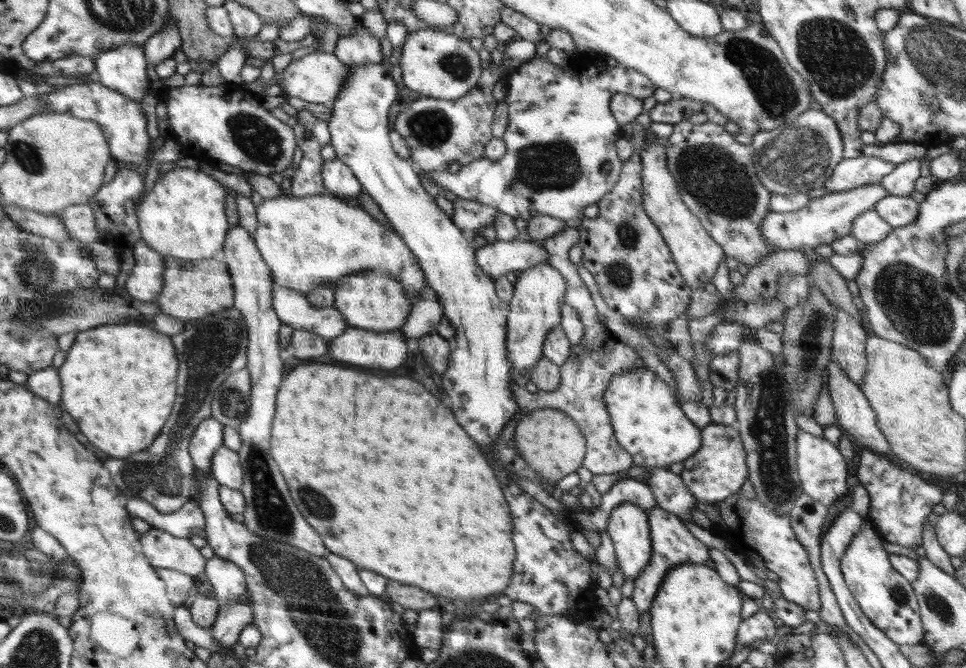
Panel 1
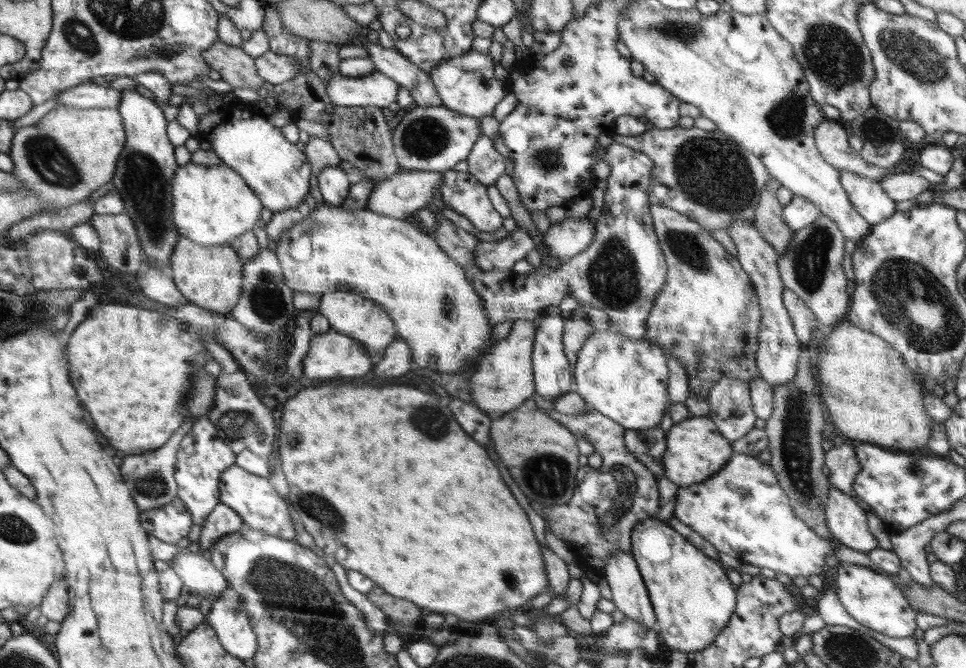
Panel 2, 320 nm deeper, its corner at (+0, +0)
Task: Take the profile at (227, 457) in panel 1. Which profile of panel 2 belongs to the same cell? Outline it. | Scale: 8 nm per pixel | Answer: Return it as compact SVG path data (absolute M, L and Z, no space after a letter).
M236 464L226 470L220 478L220 502L228 504L244 520L244 527L262 530L284 540L295 540L294 522L288 509L291 504L270 485L266 477L256 476Z

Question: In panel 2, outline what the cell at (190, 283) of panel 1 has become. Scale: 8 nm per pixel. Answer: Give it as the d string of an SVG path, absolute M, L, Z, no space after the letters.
M180 238L169 262L178 290L189 302L200 308L228 314L241 298L244 287L244 262L229 244L202 246L189 238Z

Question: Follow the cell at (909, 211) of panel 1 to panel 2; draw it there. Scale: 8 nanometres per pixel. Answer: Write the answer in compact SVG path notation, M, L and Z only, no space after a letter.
M846 169L838 171L840 185L846 190L854 211L858 212L870 225L881 224L886 218L896 214L896 202L884 193L878 181L851 173Z

